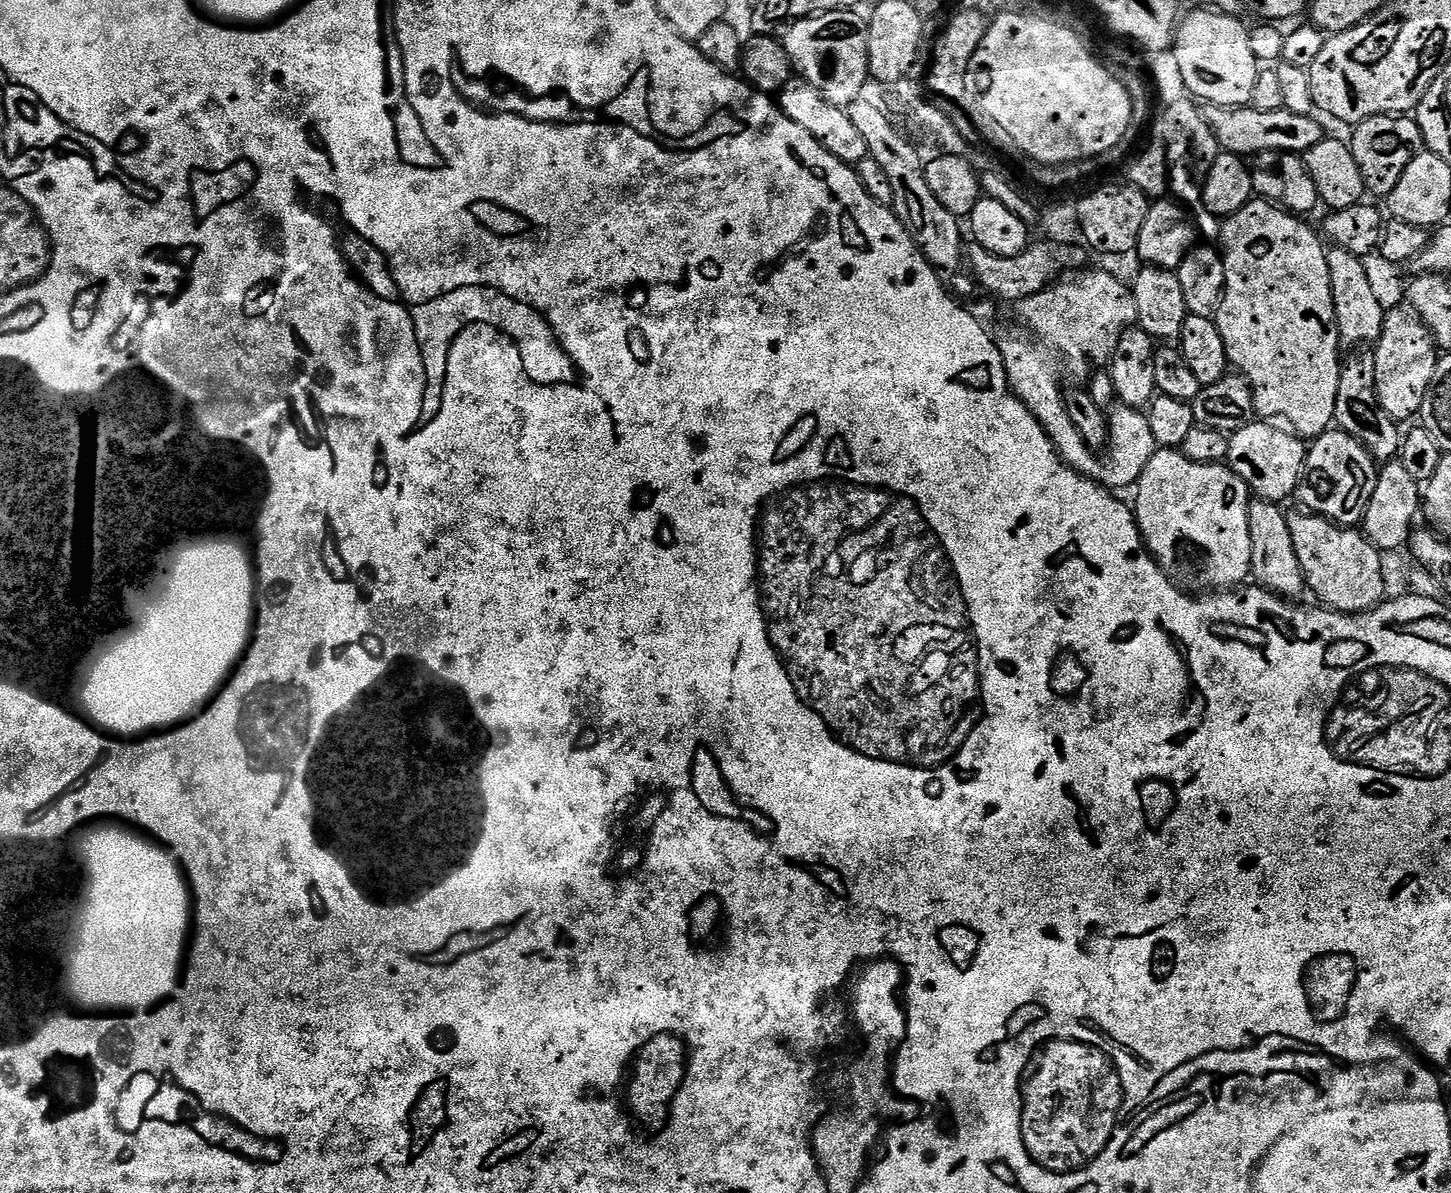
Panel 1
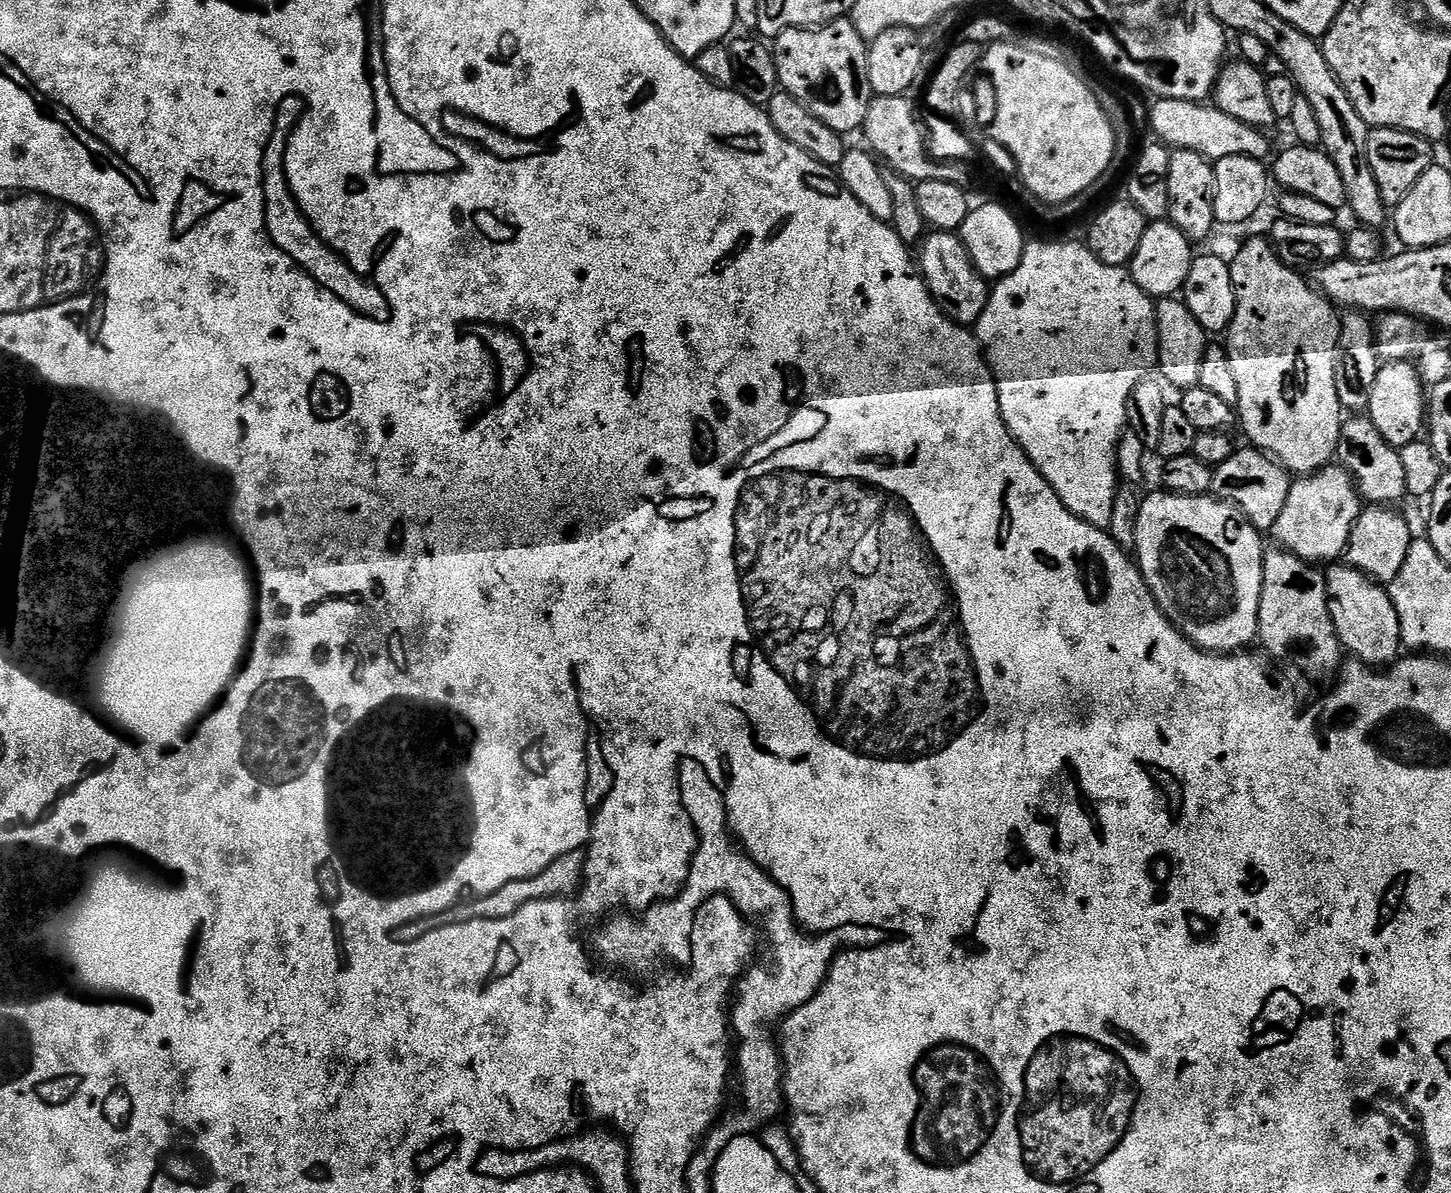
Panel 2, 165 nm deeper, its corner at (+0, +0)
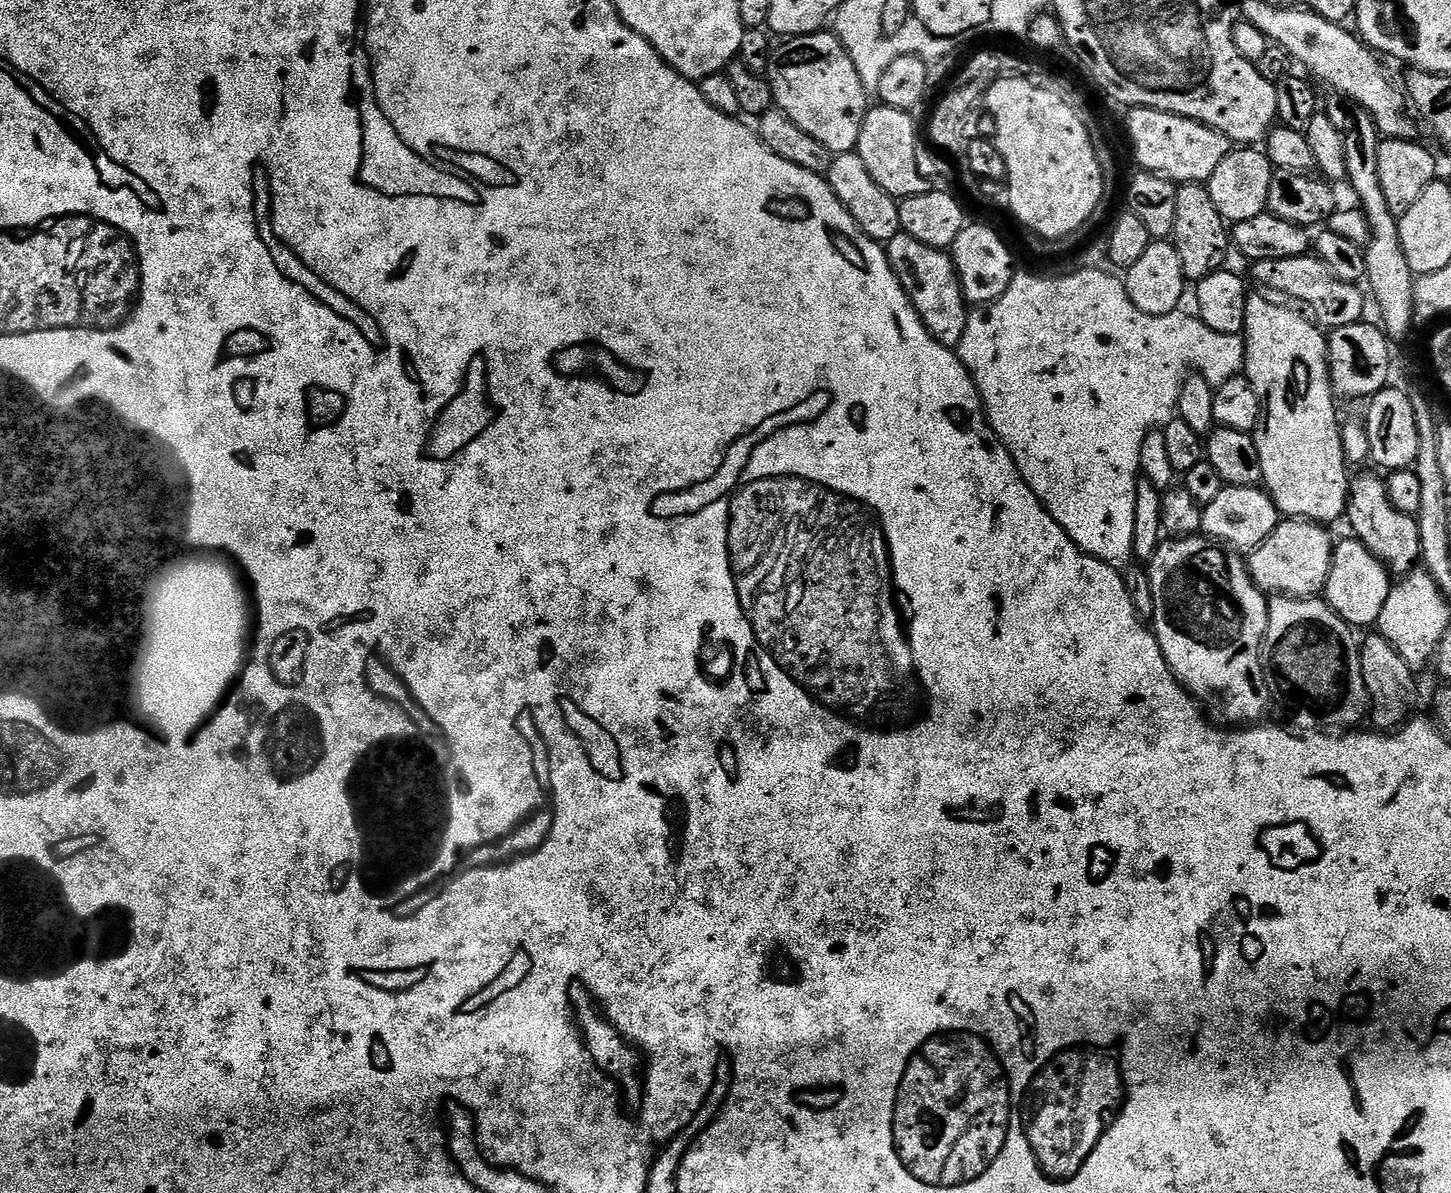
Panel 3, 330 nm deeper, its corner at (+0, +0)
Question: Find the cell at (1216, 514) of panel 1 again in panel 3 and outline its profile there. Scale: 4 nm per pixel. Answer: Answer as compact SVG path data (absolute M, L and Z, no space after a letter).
M1203 534L1194 536L1181 536L1179 538L1161 539L1156 553L1147 561L1146 569L1153 588L1154 610L1150 619L1150 627L1156 634L1156 641L1160 643L1162 654L1170 666L1170 670L1176 679L1184 685L1185 690L1191 694L1192 699L1199 702L1206 709L1207 715L1220 726L1252 726L1263 721L1268 712L1268 707L1274 704L1272 691L1268 689L1268 683L1264 677L1264 667L1260 651L1264 645L1264 635L1268 629L1268 602L1269 597L1252 580L1248 571L1245 557L1239 551L1233 550Z

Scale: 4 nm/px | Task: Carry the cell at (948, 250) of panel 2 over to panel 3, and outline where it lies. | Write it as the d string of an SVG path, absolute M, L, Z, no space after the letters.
M901 231L888 240L886 251L898 282L907 290L928 333L942 346L959 349L962 334L966 334L970 305L964 298L951 255L943 248L926 246L926 242L918 242L918 238L910 238L910 234Z

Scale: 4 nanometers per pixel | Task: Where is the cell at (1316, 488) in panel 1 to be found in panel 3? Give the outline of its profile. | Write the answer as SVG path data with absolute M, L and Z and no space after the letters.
M1295 518L1283 519L1270 538L1249 555L1248 571L1255 584L1268 594L1311 599L1323 593L1332 565L1334 540L1323 525Z

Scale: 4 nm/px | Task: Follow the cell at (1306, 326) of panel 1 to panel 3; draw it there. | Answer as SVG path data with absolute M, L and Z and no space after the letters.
M1264 294L1249 295L1244 319L1244 371L1260 403L1260 425L1254 433L1258 462L1262 462L1262 484L1281 517L1308 520L1331 526L1345 515L1350 487L1350 466L1342 450L1341 421L1336 421L1337 397L1328 377L1328 337L1303 311L1291 312L1271 304Z

